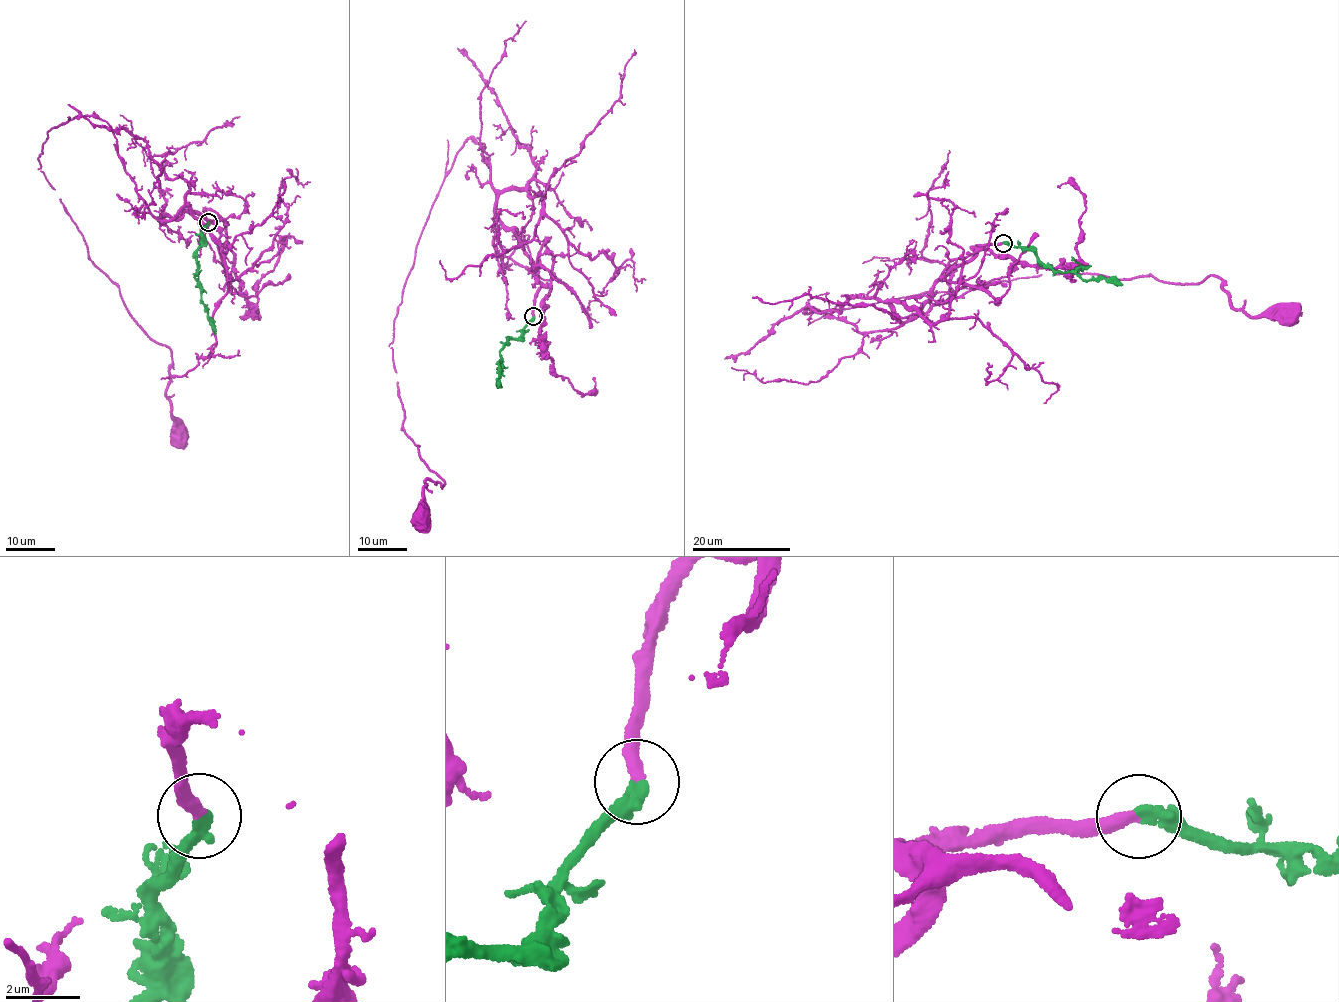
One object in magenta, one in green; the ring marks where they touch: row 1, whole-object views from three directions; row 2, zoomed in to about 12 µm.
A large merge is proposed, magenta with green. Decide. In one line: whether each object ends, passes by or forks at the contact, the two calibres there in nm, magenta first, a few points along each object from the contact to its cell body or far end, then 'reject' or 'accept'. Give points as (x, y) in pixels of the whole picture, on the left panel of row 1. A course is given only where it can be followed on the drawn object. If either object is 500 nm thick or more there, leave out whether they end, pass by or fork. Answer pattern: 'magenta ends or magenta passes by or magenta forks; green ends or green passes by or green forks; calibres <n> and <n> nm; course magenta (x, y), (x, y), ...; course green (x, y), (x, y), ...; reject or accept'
magenta ends; green ends; calibres 300 and 360 nm; course magenta (208, 221), (156, 219), (104, 120), (48, 131), (41, 171), (171, 351), (176, 434); course green (208, 221), (195, 257), (198, 270), (194, 277), (216, 333); accept

